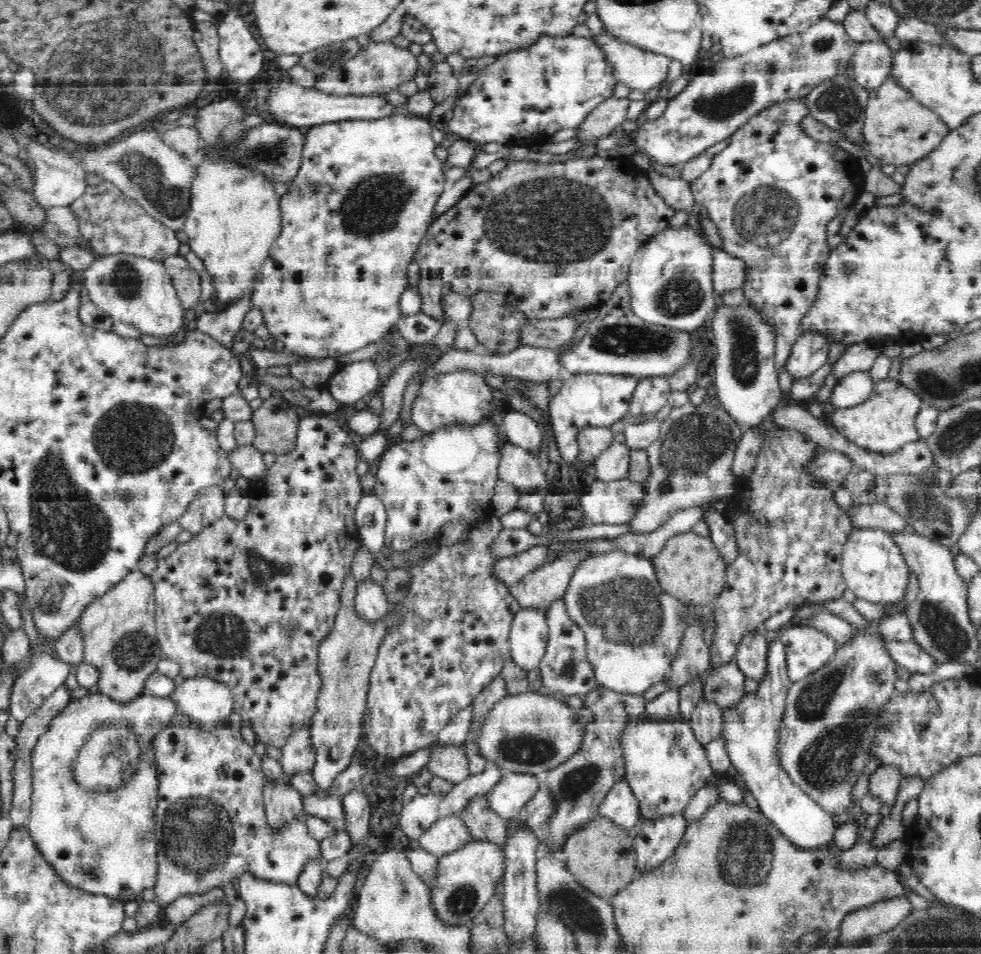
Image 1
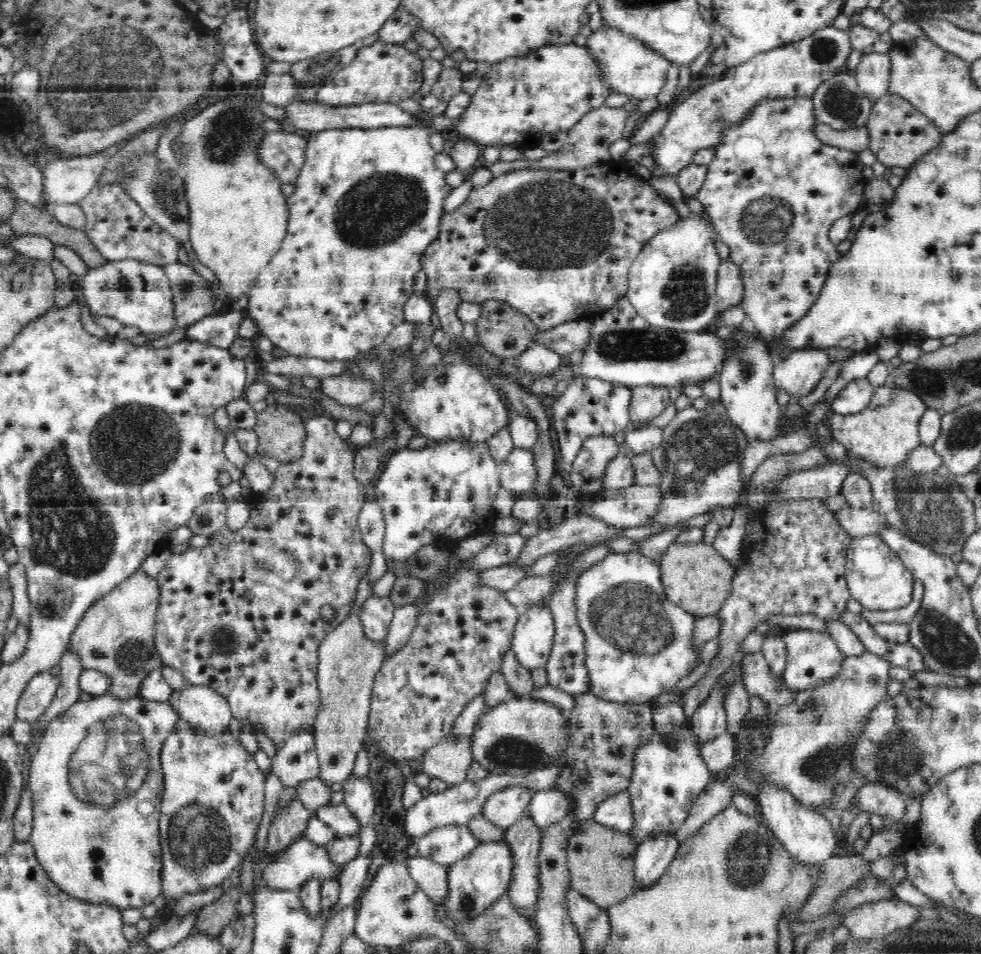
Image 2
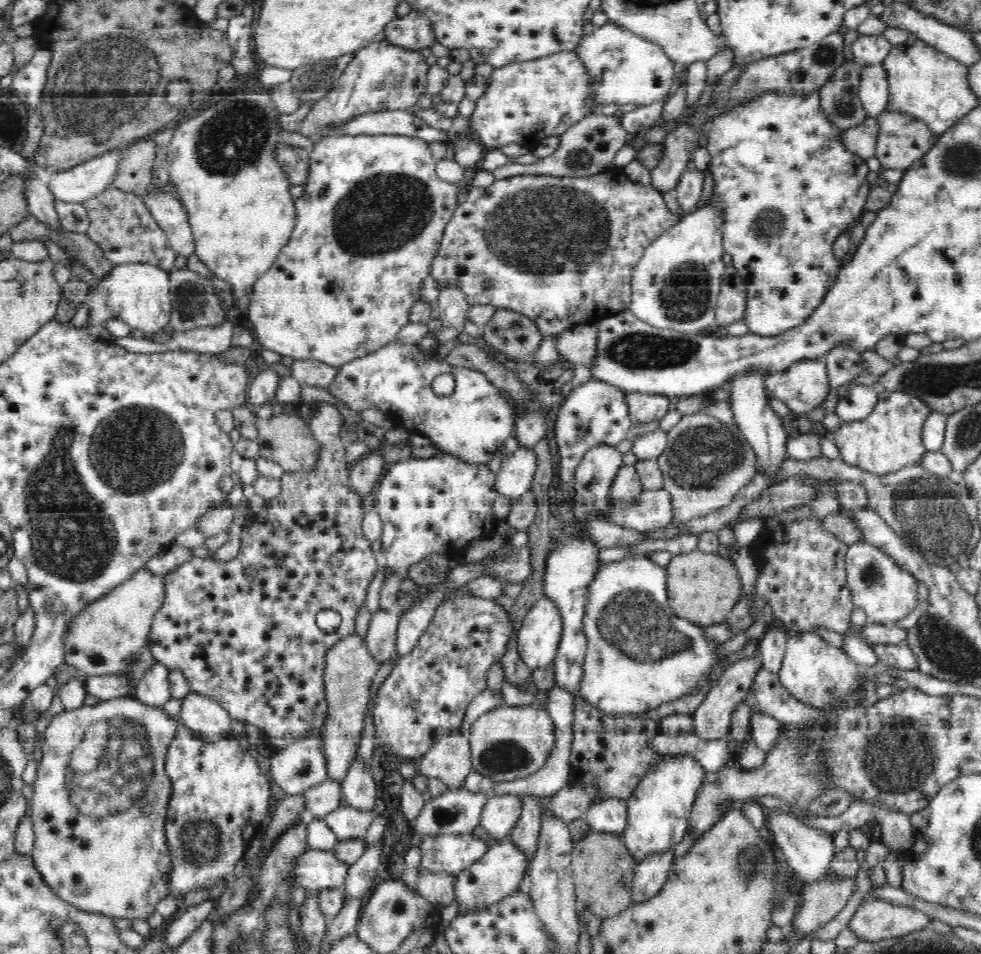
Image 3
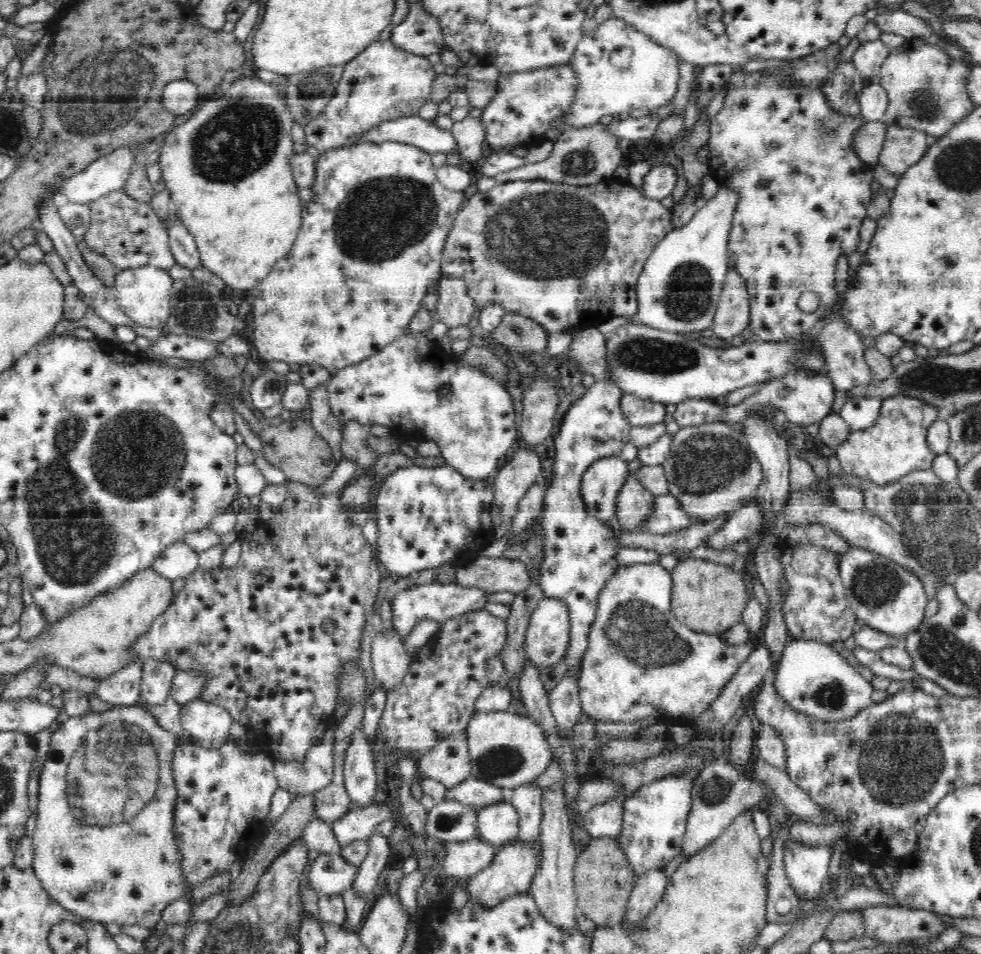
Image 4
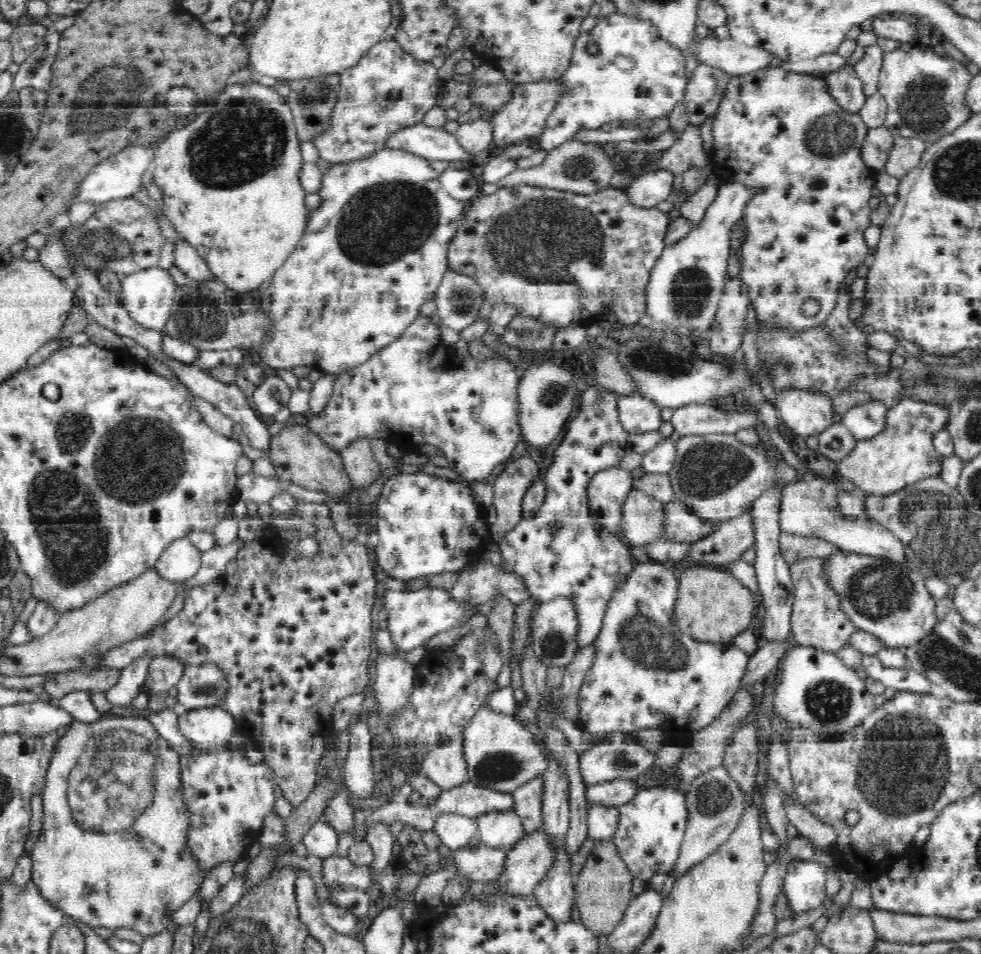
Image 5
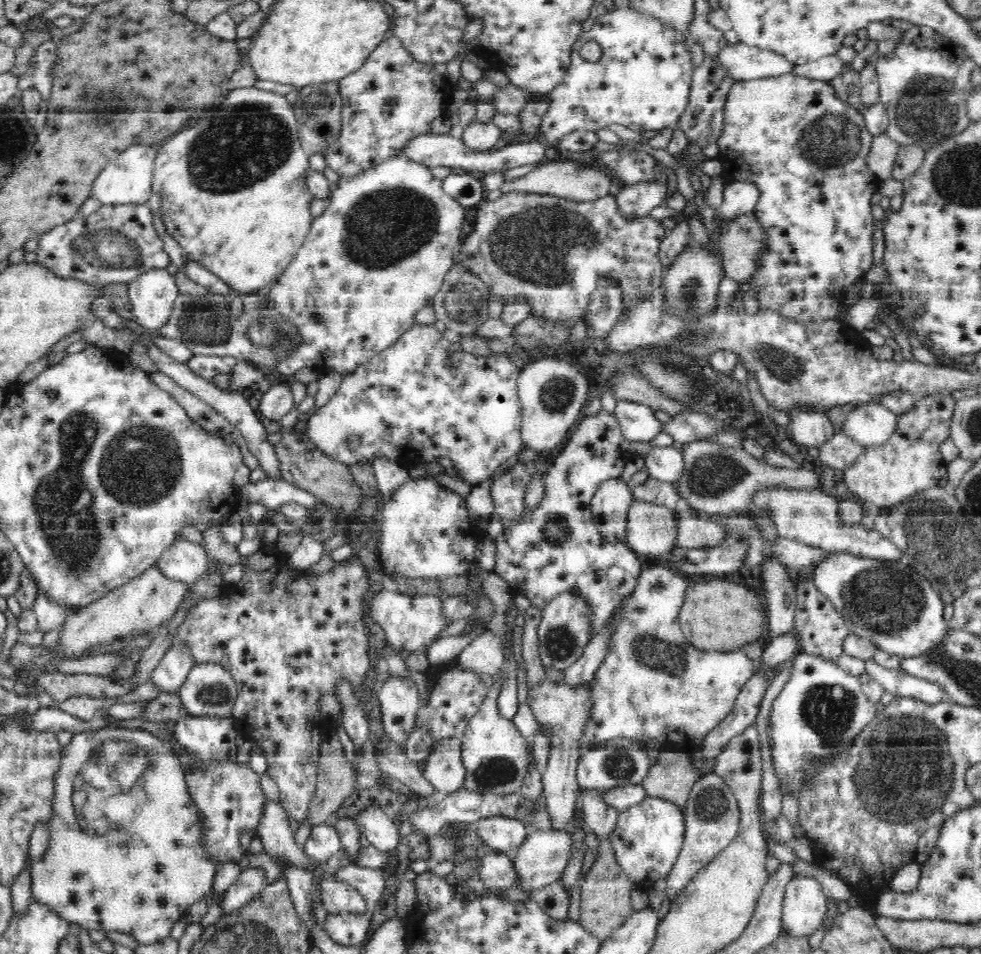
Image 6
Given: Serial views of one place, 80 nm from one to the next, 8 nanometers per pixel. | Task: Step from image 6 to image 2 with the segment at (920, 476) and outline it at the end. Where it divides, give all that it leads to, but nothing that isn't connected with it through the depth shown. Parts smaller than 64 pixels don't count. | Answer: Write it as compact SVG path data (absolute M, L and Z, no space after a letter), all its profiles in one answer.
M885 384L874 392L868 406L860 412L847 415L834 413L826 423L831 436L838 439L852 457L872 463L873 468L895 468L921 443L918 423L926 407L927 404L914 392Z

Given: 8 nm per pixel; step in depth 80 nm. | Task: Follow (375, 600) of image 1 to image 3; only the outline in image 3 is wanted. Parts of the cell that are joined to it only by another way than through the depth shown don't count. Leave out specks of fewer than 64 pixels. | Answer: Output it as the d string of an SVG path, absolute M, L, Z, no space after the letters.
M376 609L369 618L365 641L368 651L381 665L382 662L396 658L396 628L399 616L394 610Z

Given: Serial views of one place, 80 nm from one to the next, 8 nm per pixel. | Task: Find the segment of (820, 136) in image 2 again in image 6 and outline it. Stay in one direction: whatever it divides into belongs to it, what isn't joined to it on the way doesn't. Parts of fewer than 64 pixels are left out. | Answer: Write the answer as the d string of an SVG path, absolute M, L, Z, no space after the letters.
M887 133L873 136L866 162L870 172L874 172L879 180L892 178L892 169L898 152L899 144L890 140Z

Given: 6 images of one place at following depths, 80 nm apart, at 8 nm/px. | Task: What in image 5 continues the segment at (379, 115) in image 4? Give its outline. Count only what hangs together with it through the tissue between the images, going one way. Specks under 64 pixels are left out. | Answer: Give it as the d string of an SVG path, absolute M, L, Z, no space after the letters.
M396 38L377 43L356 66L341 72L339 97L329 125L312 140L319 157L331 166L372 158L380 150L386 150L388 140L396 132L421 124L424 114L436 106L440 80L431 61L407 54Z

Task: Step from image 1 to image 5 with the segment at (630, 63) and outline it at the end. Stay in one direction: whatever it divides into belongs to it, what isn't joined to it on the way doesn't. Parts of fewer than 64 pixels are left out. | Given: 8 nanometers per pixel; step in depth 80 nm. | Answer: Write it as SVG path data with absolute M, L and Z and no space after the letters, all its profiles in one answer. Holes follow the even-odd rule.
M612 13L607 17L598 17L597 24L591 31L584 31L576 38L572 62L559 80L559 100L555 102L554 110L550 112L546 126L541 133L539 145L542 149L551 151L560 146L565 140L584 129L597 129L604 122L632 122L634 118L642 116L642 122L654 122L660 116L668 116L678 100L684 99L684 88L687 87L686 70L684 70L684 56L677 46L670 45L662 38L650 20L633 16L628 13ZM588 44L598 45L598 52L592 56L588 52ZM626 56L633 61L633 67L622 71L614 65L614 59Z

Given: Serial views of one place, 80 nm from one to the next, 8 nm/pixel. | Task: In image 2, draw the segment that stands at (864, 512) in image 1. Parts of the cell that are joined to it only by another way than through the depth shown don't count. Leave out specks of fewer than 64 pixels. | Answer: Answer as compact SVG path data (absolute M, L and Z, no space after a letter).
M846 504L834 513L837 514L842 530L846 531L846 535L850 535L852 539L875 534L878 530L890 526L886 516L871 507L856 508L848 507Z

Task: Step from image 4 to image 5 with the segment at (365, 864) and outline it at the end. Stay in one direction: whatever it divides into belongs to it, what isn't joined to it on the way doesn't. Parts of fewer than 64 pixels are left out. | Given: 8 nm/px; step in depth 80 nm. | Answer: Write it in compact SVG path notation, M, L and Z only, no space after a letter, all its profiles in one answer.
M378 822L367 827L365 840L370 843L374 852L374 860L370 865L376 878L385 871L393 858L394 836L389 831L388 822Z

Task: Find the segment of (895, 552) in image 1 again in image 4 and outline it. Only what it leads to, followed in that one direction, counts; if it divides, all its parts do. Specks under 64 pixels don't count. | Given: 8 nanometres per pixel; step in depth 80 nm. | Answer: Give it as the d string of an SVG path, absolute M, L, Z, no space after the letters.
M851 546L850 550L841 554L838 569L846 587L847 606L854 611L856 620L864 620L864 626L903 639L917 631L926 620L924 611L928 598L924 594L922 582L915 573L897 562L872 551Z

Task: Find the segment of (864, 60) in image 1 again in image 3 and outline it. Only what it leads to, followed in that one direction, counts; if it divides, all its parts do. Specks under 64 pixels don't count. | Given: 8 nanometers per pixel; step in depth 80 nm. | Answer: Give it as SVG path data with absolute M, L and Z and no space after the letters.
M882 63L863 66L860 73L859 97L867 117L878 116L889 101L889 86Z

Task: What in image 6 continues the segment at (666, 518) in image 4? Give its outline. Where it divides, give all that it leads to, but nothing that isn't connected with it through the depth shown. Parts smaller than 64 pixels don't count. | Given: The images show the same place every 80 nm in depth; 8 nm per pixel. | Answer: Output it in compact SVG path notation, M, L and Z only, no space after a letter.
M691 510L675 511L675 548L706 548L725 543L726 531L717 522L707 520Z

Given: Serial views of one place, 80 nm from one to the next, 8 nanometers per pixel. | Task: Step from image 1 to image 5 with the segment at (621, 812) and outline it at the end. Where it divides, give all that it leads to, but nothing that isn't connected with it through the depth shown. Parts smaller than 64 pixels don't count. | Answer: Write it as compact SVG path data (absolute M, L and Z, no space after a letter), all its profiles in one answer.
M592 805L587 808L588 838L593 841L611 840L618 830L619 808Z

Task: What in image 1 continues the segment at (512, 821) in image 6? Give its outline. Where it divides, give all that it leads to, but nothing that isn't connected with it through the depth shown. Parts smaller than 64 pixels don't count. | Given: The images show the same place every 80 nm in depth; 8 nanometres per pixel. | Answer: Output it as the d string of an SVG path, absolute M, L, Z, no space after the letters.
M504 772L500 782L487 794L490 809L496 811L507 822L530 802L539 786L533 774Z

